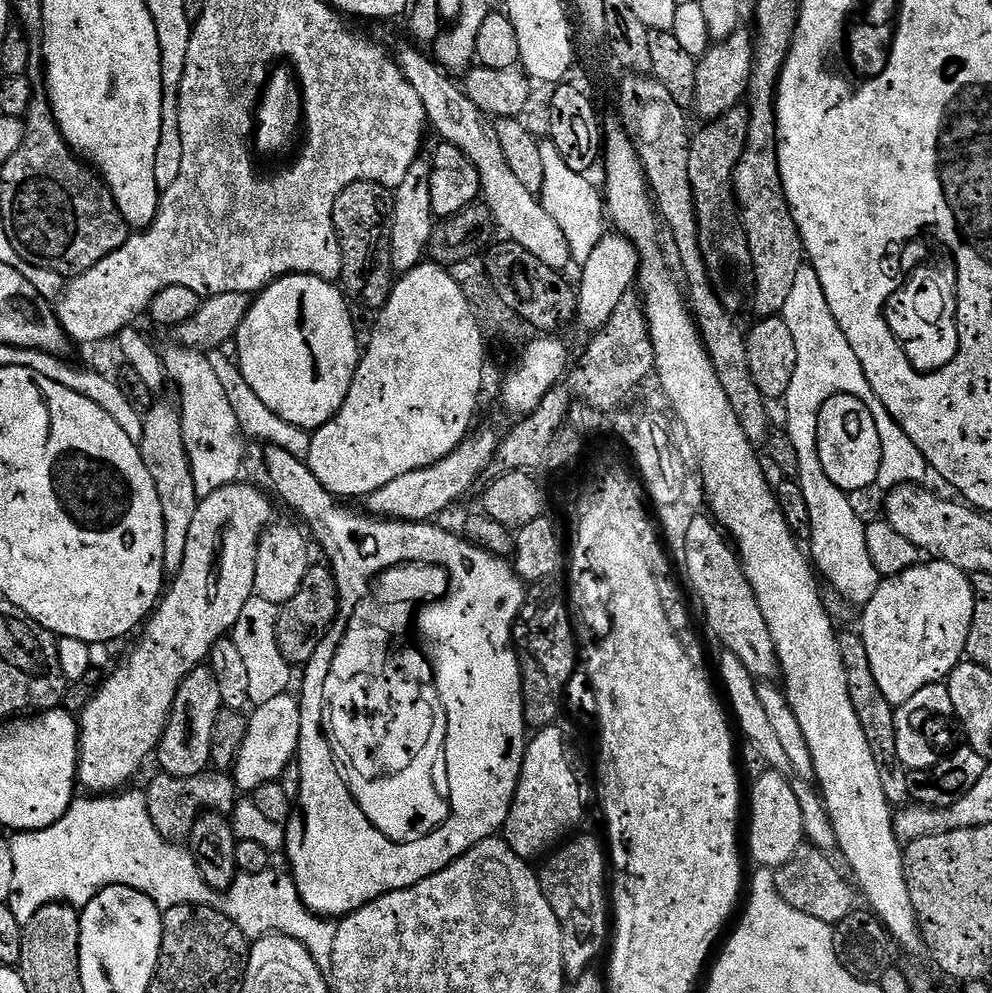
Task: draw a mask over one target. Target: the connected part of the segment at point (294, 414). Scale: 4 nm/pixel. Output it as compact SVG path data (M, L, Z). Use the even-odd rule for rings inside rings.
M283 276L281 280L272 281L253 299L250 310L242 318L242 322L236 330L234 356L238 361L238 367L245 384L250 386L250 390L254 394L258 394L258 398L262 398L262 402L266 402L266 406L270 406L270 410L274 410L274 414L278 414L278 418L286 418L286 422L305 430L315 430L335 418L336 411L344 405L344 399L350 390L356 367L360 364L362 355L362 344L361 341L360 344L356 341L356 324L352 321L352 312L348 307L350 304L343 291L333 281L323 280L317 276Z

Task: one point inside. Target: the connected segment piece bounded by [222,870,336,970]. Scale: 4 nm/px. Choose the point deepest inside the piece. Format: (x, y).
(266, 903)

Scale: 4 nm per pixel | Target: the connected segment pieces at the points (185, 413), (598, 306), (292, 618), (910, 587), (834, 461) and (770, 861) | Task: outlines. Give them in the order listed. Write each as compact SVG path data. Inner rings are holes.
M171 346L163 349L164 370L169 381L180 387L180 408L178 404L178 415L180 417L180 429L184 439L184 449L188 455L190 474L194 480L194 490L197 497L203 498L214 494L214 490L222 490L226 486L237 483L241 479L240 467L244 464L244 443L246 437L240 431L238 418L234 418L234 410L230 406L230 400L226 398L226 392L222 390L222 384L218 382L218 376L210 367L207 355L195 348L183 346Z
M606 234L598 242L594 254L584 265L578 283L578 316L588 328L599 330L611 318L614 308L626 293L637 283L640 270L640 255L636 247L619 234Z
M309 567L298 594L294 594L285 604L279 605L277 614L278 650L290 665L307 665L320 641L327 637L329 628L336 620L337 611L338 580L332 577L332 572L328 568Z
M929 559L927 562L915 564L910 570L902 570L902 574L881 579L878 590L874 590L874 598L870 598L870 602L863 605L864 617L860 620L858 635L866 646L866 654L870 654L870 670L874 670L874 679L878 682L878 690L882 690L882 694L886 694L886 702L890 702L893 706L907 702L910 698L914 698L914 694L918 694L918 690L922 690L922 686L947 681L948 675L965 659L968 635L970 626L974 622L975 609L976 591L972 588L969 573L958 570L958 566L950 566L950 562L945 560Z
M831 396L818 414L818 458L820 469L846 494L860 492L880 479L882 446L874 414L858 398Z
M768 770L761 777L758 777L757 780L751 785L752 788L752 821L748 824L748 844L746 840L746 848L752 851L752 856L757 861L755 862L759 867L762 868L771 868L773 870L777 868L781 868L782 865L788 864L790 862L790 858L794 858L794 854L800 848L800 845L805 843L806 837L804 835L804 827L802 826L802 806L798 804L798 798L794 794L794 790L792 789L793 781L791 779L787 780L784 777L785 773L780 770Z

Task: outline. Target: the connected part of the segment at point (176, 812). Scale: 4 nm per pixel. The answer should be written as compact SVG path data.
M205 770L196 776L165 776L156 777L146 787L148 813L163 836L176 838L180 831L191 829L196 817L211 810L221 814L231 813L237 799L238 789L235 779L220 770Z

